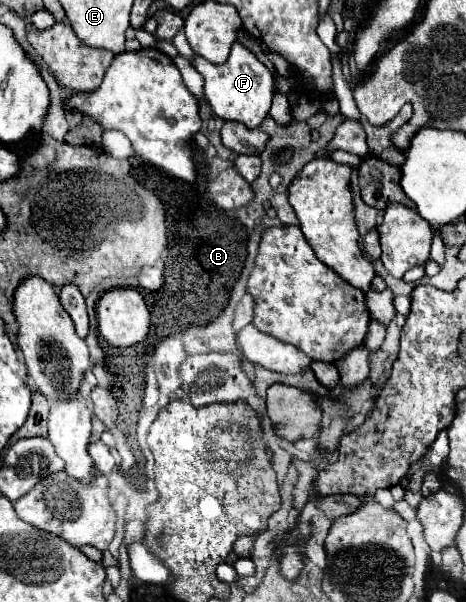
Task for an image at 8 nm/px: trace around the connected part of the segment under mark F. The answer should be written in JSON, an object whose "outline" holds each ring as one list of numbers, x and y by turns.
{"outline":[[233,43,231,55,223,65,211,65,203,57,195,57,193,67,203,75,203,95,213,111,223,121,237,121,249,129,261,125,271,109,273,73,243,45]]}

